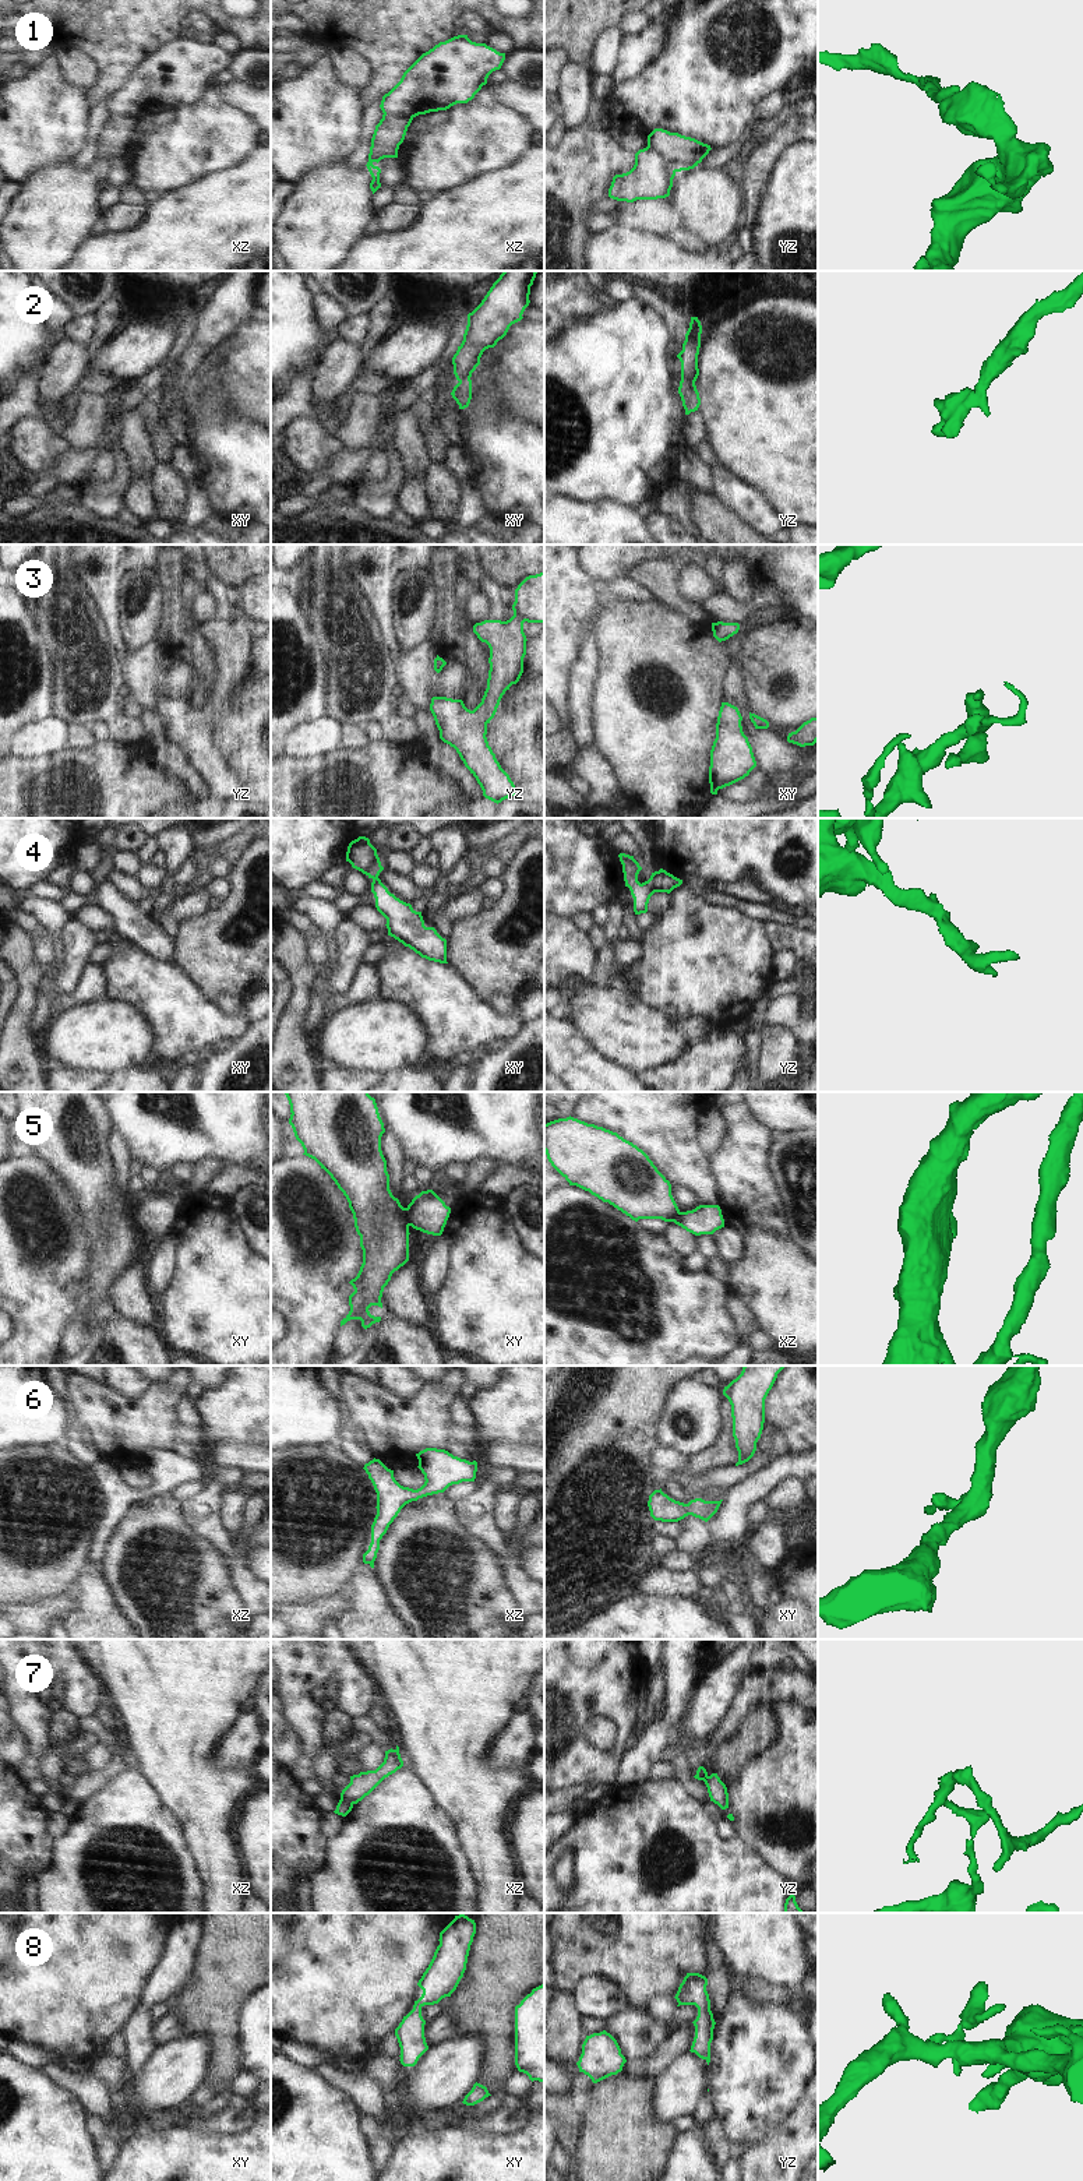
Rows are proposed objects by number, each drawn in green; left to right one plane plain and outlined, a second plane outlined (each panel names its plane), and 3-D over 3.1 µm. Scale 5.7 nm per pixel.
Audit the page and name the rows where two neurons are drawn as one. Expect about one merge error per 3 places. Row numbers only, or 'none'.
1, 5, 7

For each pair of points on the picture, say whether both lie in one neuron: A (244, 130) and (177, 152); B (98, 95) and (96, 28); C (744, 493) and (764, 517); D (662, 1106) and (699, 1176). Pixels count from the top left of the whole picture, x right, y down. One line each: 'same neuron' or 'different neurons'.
A: same neuron
B: same neuron
C: same neuron
D: same neuron

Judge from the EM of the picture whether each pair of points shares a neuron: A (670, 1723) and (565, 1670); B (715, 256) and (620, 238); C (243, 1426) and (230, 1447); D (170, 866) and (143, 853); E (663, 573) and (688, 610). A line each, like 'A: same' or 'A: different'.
A: different
B: same
C: different
D: different
E: same

